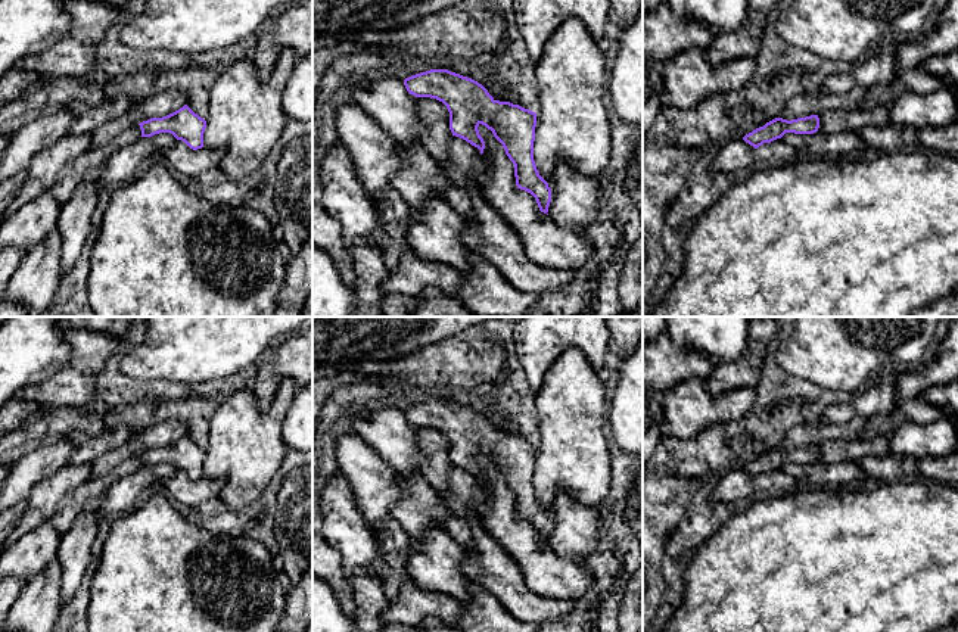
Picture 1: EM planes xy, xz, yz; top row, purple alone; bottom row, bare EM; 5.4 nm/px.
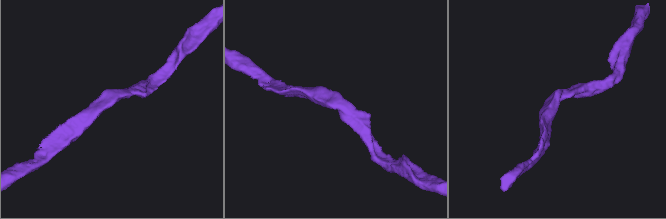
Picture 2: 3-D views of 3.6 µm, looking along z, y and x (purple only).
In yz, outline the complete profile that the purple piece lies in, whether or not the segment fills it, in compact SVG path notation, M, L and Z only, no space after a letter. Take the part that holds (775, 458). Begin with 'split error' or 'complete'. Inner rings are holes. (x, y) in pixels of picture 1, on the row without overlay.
complete; M811 445L797 449L783 449L775 448L766 452L763 457L753 460L752 463L746 464L743 470L758 479L763 473L771 473L777 468L781 468L786 463L794 464L814 464L819 458L819 448L818 445Z

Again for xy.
complete; M187 435L167 446L150 448L139 455L141 460L141 467L169 463L177 470L184 471L193 480L203 477L206 451L195 443Z

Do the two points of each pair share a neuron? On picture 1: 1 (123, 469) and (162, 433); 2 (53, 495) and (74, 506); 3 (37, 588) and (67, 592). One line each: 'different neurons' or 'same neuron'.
1: different neurons
2: different neurons
3: different neurons

